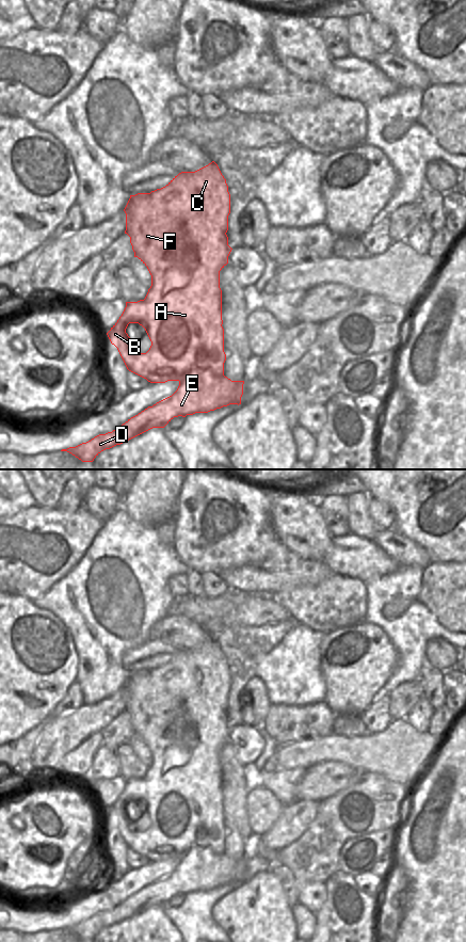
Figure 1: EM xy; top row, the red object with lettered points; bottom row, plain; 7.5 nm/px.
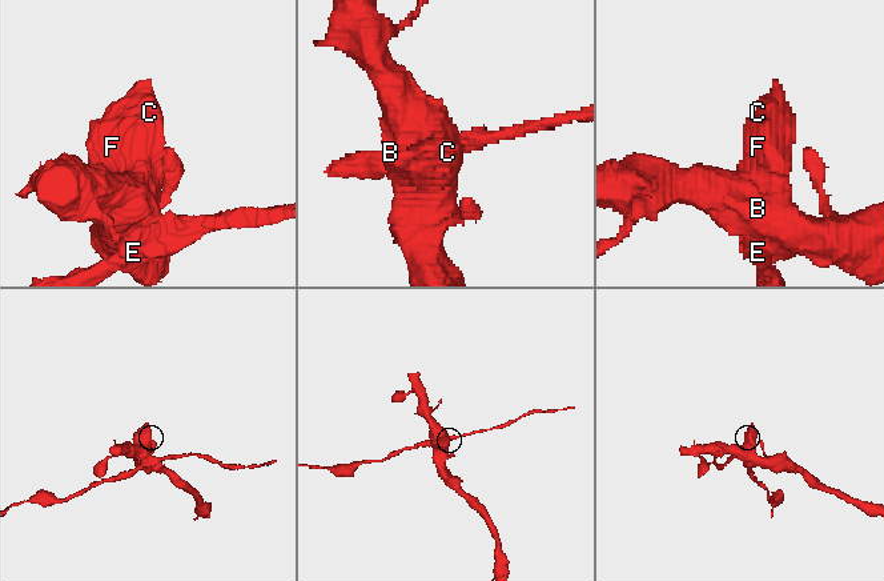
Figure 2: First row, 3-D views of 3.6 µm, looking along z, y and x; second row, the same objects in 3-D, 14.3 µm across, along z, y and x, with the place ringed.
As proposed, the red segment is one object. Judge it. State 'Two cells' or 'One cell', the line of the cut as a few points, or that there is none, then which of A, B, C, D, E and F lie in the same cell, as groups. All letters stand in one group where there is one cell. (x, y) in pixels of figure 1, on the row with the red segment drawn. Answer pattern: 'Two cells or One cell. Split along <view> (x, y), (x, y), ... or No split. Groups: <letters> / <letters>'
Two cells. Split along xy (223, 374), (215, 376), (205, 368), (192, 368), (179, 381). Groups: A B C F / D E

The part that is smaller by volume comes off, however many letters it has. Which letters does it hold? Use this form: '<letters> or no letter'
D, E

